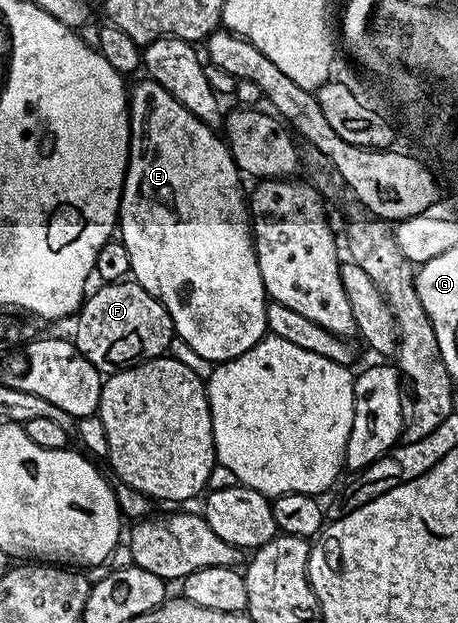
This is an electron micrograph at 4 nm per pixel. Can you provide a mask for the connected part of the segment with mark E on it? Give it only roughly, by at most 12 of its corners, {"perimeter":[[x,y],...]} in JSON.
{"perimeter":[[128,93],[130,271],[213,363],[267,336],[230,146]]}

